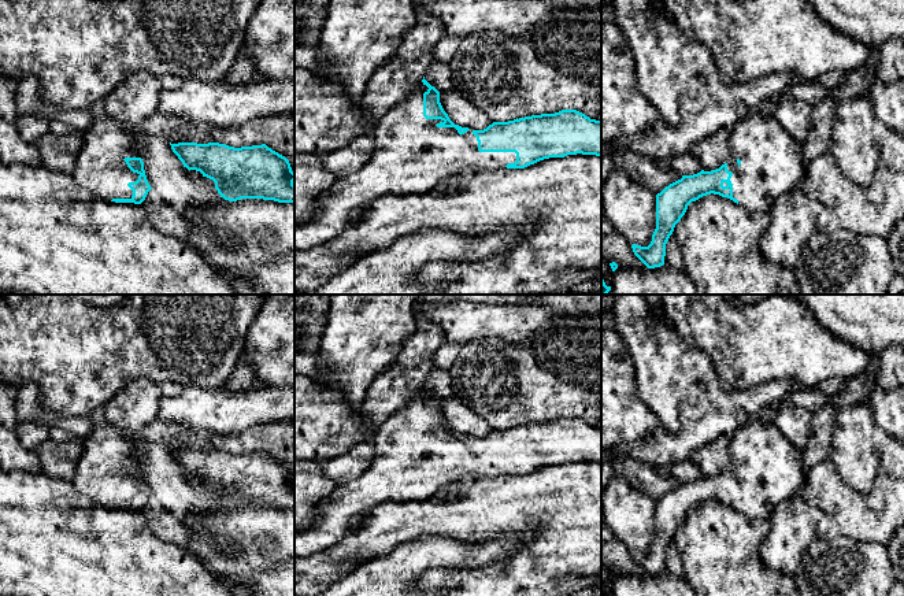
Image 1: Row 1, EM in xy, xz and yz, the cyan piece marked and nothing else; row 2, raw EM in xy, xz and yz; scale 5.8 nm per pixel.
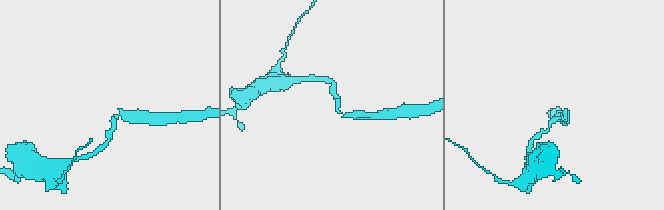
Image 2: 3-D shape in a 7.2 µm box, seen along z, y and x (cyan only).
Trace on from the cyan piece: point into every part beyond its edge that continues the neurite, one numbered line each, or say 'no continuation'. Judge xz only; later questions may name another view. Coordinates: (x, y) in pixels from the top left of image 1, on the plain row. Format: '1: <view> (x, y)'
1: xz (411, 462)

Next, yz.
1: yz (771, 467)

